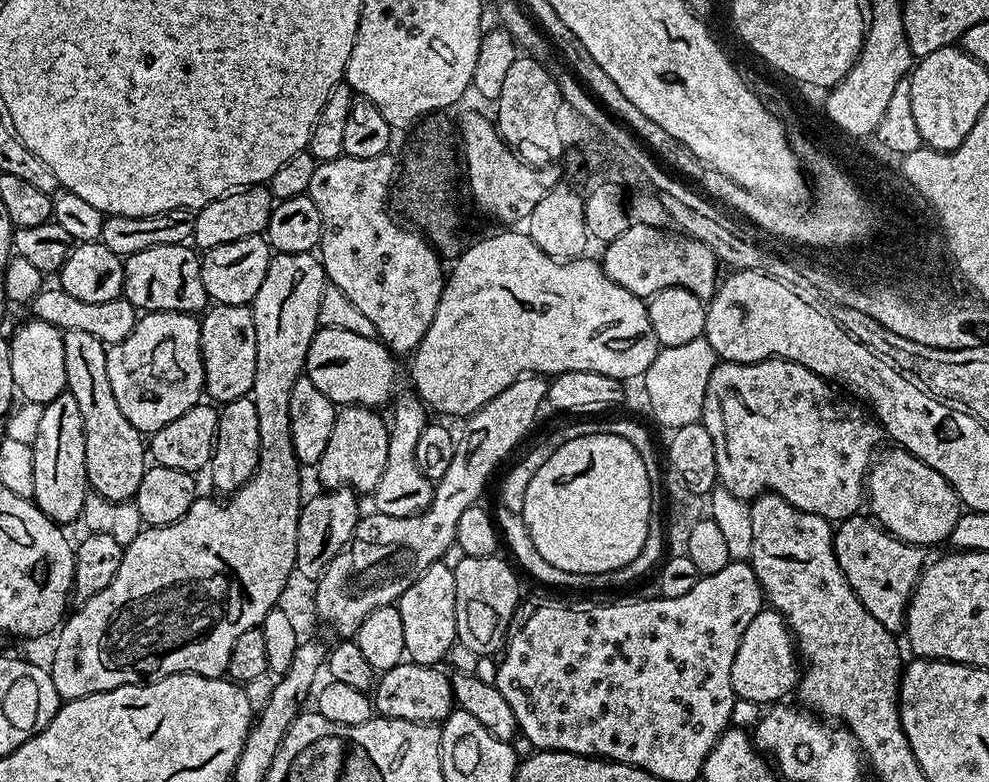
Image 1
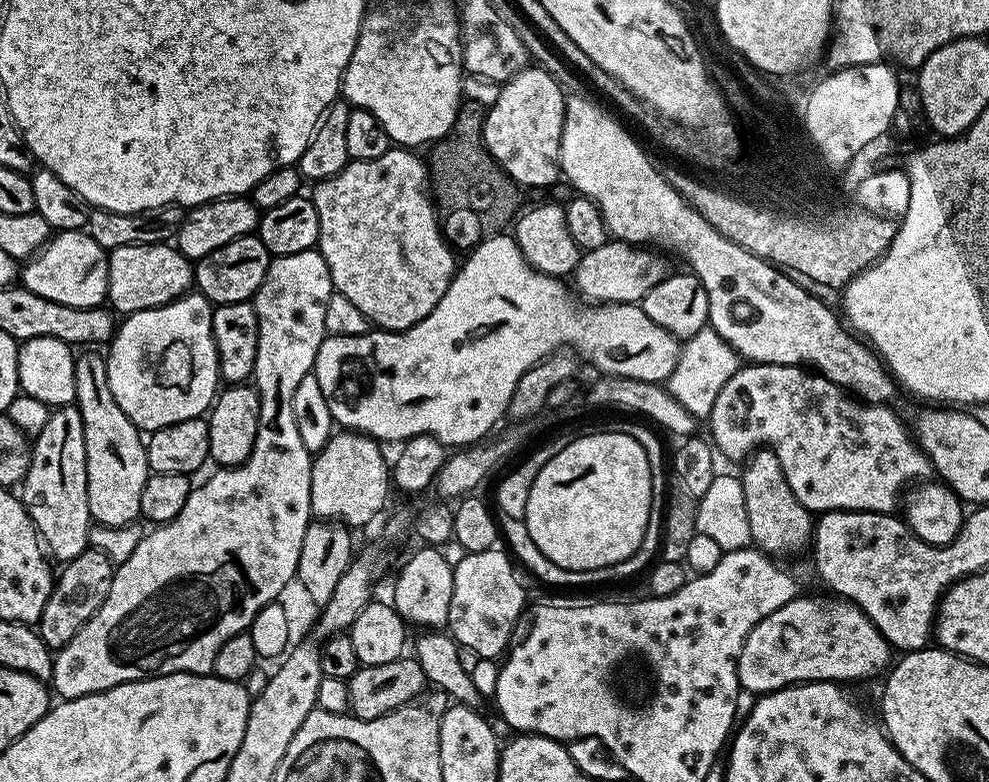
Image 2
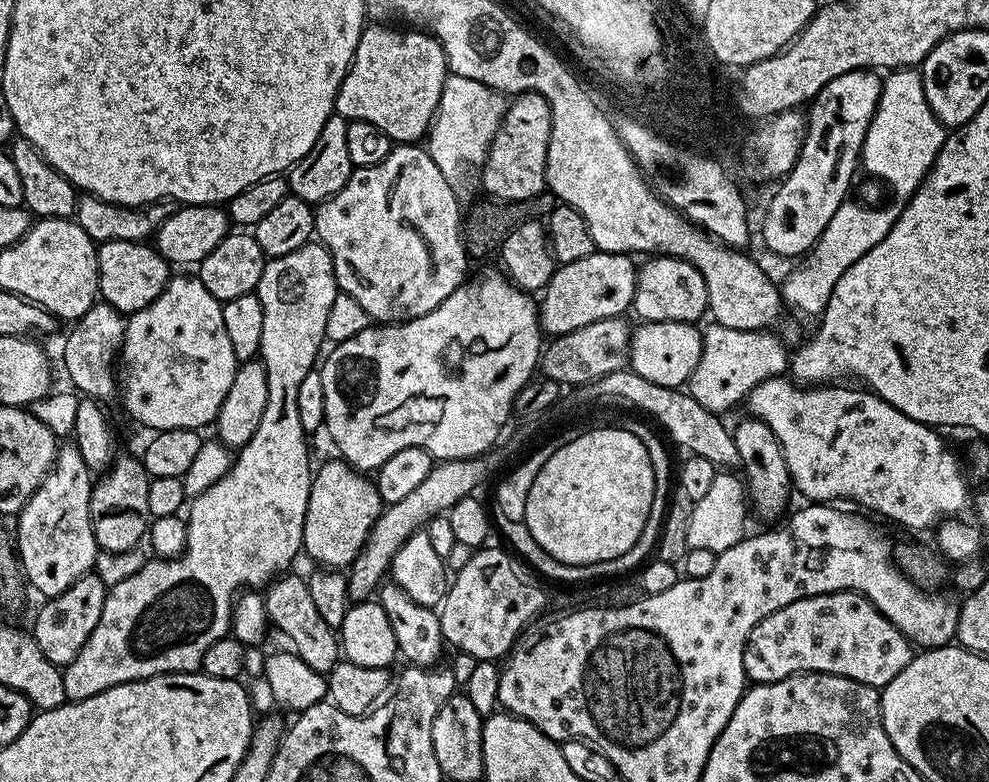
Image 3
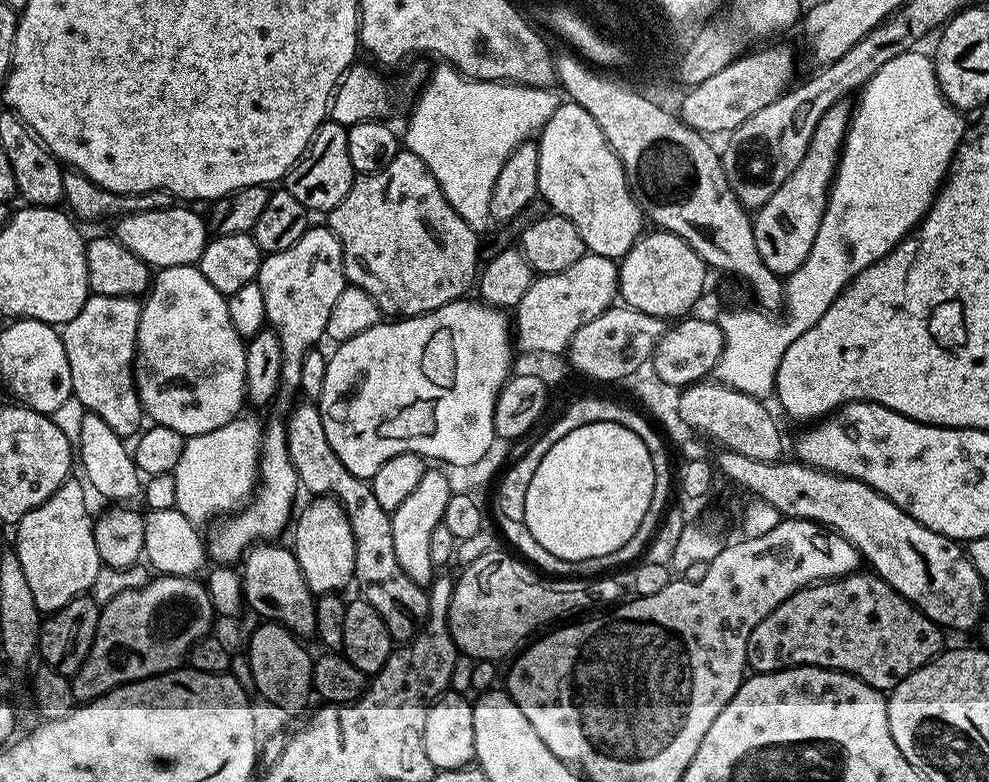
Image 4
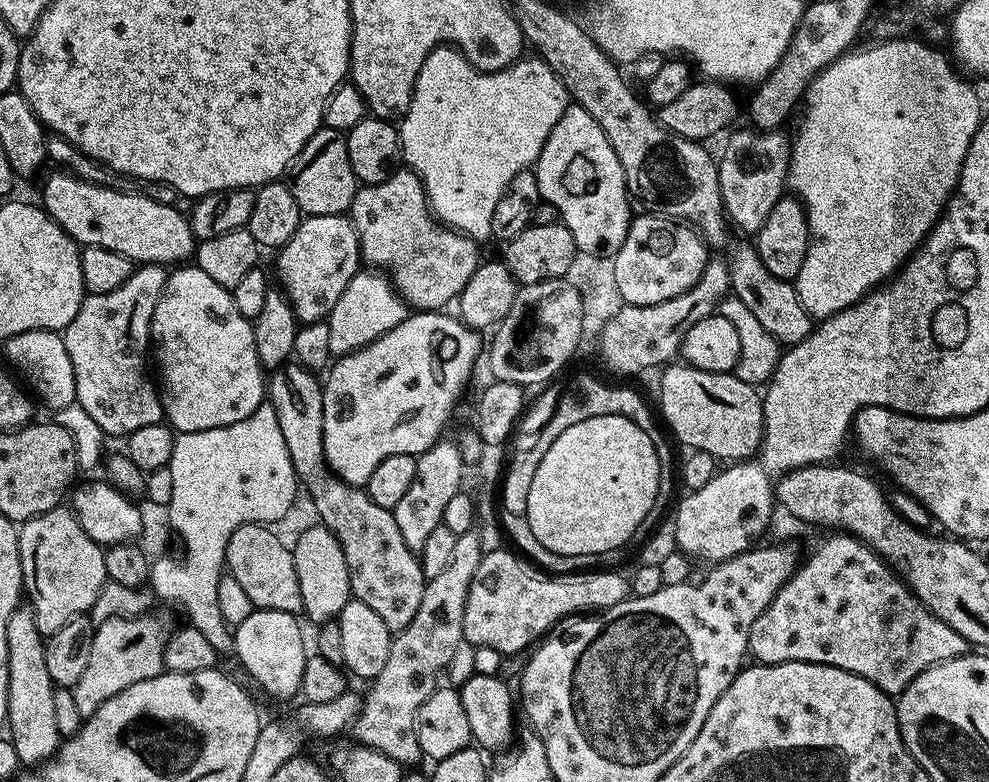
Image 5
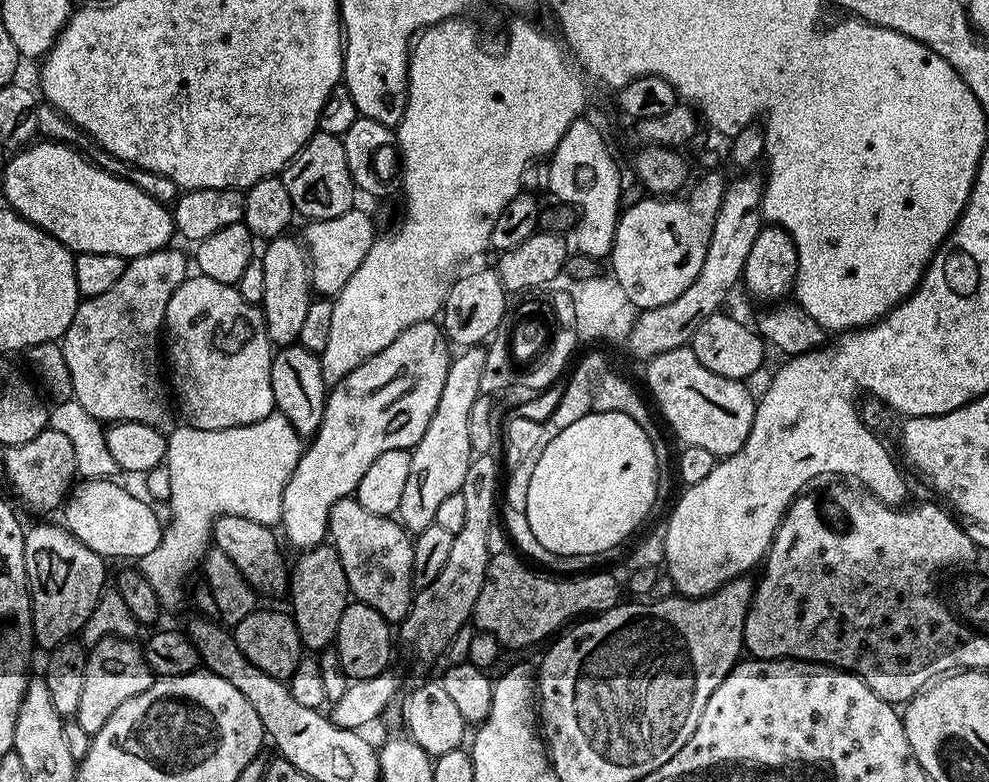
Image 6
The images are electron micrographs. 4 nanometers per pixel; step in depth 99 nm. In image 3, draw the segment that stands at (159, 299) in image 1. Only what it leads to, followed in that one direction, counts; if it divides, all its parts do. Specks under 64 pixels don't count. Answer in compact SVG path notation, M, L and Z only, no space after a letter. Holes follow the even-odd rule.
M111 240L99 245L96 253L100 279L99 299L110 307L117 308L121 314L131 314L150 306L150 302L154 302L158 294L162 294L162 290L168 285L170 265L151 243L139 240L134 242Z

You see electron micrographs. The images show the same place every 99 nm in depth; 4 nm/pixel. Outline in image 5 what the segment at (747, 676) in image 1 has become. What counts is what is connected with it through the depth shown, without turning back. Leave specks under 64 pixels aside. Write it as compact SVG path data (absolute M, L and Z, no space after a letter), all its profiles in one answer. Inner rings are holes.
M828 535L805 560L803 557L799 561L792 577L778 594L774 594L770 606L758 614L758 622L754 622L748 639L748 652L753 661L838 666L850 674L866 678L866 682L878 686L883 692L899 694L918 678L918 674L930 670L930 666L969 655L970 645L966 638L962 638L958 630L950 630L942 618L931 612L874 549L853 535Z

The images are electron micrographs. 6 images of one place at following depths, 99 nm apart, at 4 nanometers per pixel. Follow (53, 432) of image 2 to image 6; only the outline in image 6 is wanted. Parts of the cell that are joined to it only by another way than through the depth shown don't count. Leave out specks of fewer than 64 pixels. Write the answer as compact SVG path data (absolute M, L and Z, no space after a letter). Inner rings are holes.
M36 524L33 528L29 527L24 534L24 557L26 558L26 574L28 575L28 593L32 596L32 631L34 633L34 640L37 645L40 644L44 647L44 650L51 650L58 645L71 641L72 636L81 631L86 621L90 618L90 614L101 603L100 595L104 592L104 566L106 566L106 560L99 556L98 553L94 553L90 550L90 547L84 546L82 542L74 536L74 534L68 532L66 527L56 524Z

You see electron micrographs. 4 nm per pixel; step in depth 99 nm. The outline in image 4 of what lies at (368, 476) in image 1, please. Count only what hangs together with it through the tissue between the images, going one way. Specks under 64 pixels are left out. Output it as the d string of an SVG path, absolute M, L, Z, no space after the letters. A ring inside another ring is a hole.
M318 496L309 501L301 512L299 509L295 517L296 533L292 536L290 547L298 558L302 578L306 578L306 586L313 594L343 593L345 591L343 588L353 583L356 574L354 570L356 547L348 515L344 507L331 496Z

